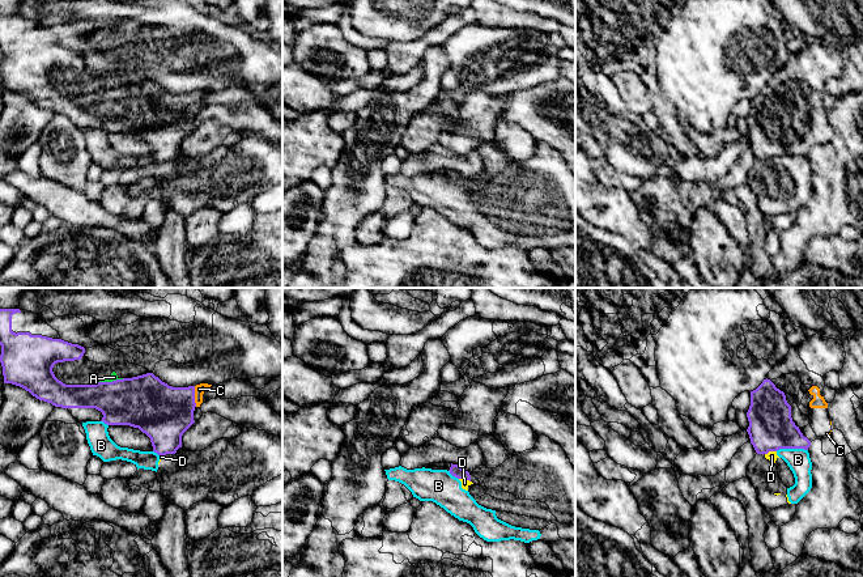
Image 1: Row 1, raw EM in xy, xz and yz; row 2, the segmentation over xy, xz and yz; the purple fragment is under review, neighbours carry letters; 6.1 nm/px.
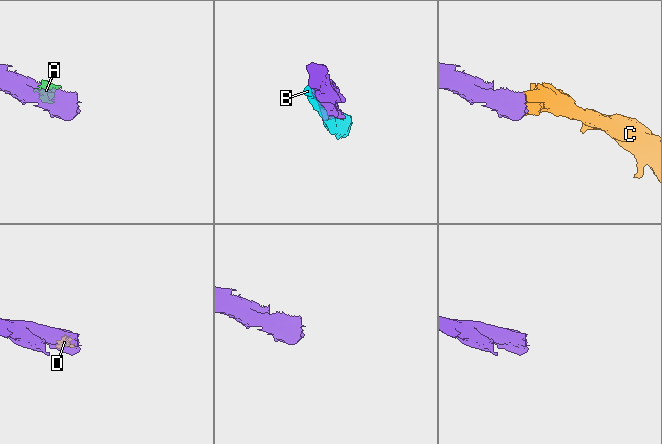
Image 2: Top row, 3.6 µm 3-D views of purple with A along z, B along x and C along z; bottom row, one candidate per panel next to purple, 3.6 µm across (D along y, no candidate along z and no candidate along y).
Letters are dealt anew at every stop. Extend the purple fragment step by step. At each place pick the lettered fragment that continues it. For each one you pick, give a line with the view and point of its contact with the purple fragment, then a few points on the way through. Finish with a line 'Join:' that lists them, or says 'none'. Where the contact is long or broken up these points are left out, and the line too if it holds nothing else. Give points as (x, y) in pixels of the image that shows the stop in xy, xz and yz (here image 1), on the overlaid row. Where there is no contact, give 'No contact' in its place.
A: Touches purple at xy (110, 382)
C: Touches purple at xy (194, 397)
Join: A, C

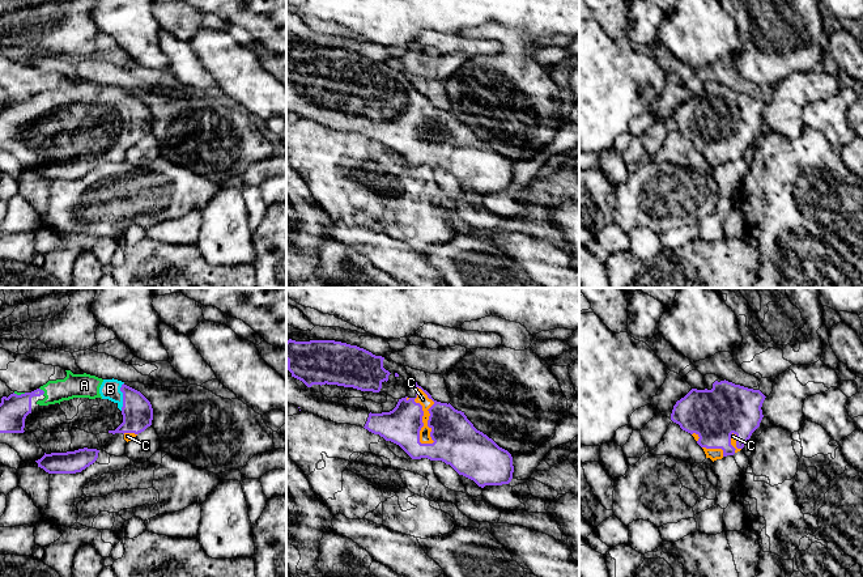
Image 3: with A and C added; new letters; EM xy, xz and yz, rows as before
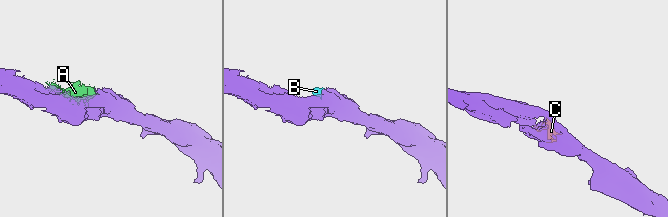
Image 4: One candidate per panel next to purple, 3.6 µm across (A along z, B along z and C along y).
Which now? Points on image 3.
A: Touches purple at xy (43, 391)
B: Touches purple at xy (123, 397)
C: Touches purple at xz (430, 415)
Join: A, B, C

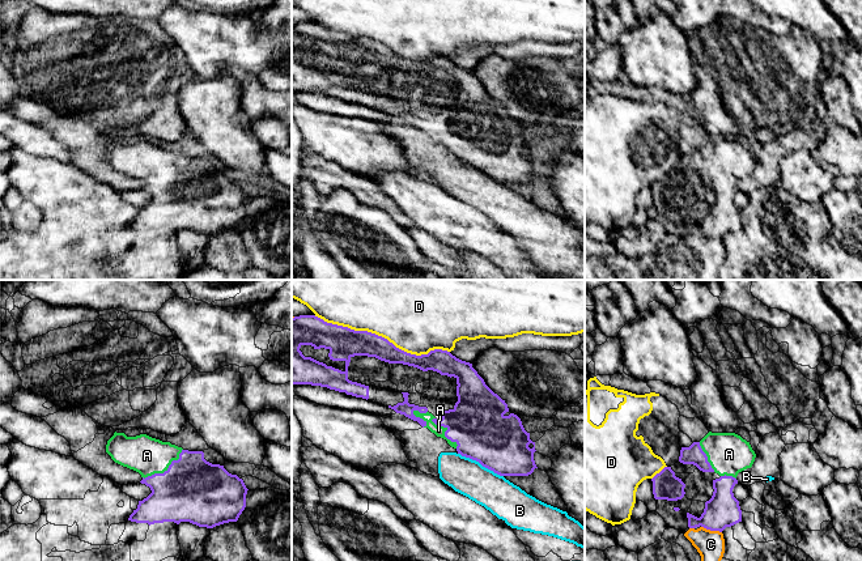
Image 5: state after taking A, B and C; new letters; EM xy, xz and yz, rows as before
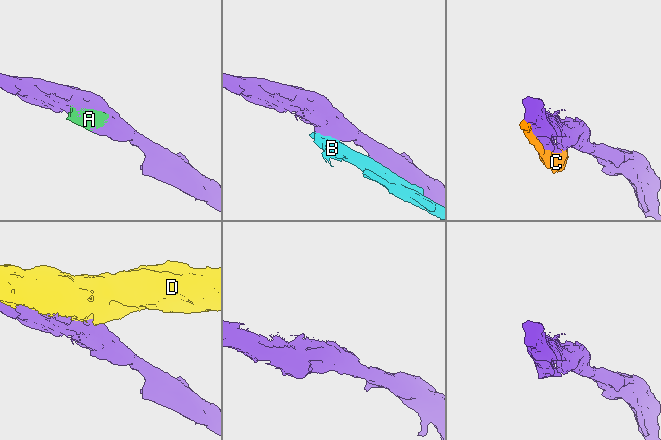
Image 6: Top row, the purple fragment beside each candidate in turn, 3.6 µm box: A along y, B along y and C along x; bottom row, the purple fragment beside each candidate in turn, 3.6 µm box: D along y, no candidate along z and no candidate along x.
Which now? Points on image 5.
A: Touches purple at xy (165, 471)
Join: A

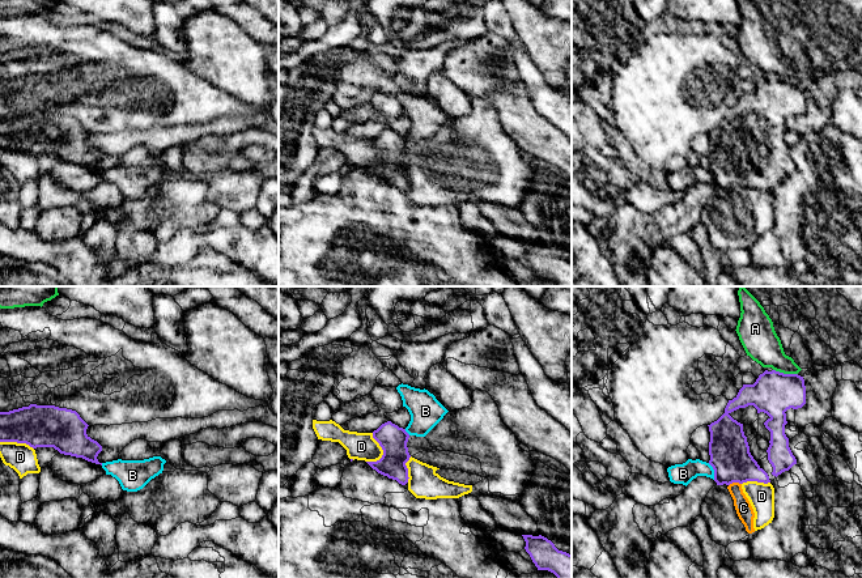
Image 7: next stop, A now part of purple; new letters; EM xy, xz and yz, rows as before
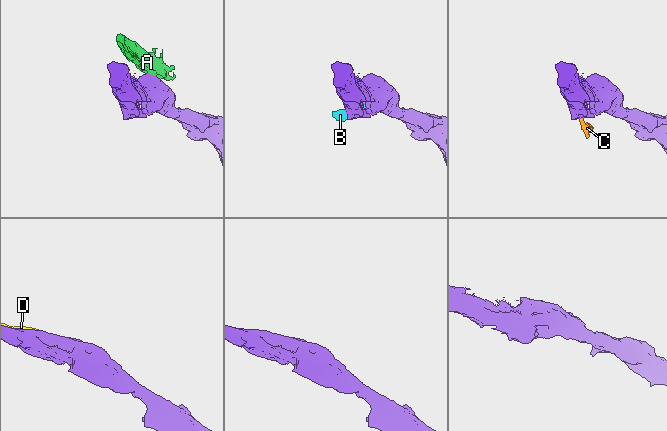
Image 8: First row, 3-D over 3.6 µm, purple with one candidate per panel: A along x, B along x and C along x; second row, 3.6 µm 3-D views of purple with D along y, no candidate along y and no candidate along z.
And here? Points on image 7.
Join: none

